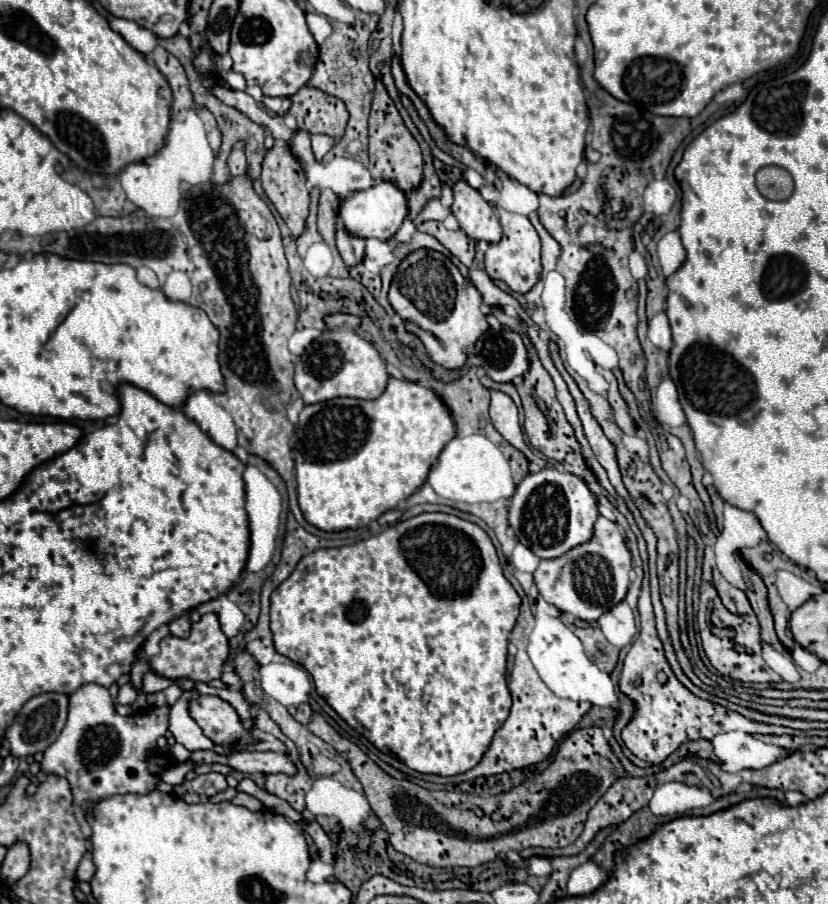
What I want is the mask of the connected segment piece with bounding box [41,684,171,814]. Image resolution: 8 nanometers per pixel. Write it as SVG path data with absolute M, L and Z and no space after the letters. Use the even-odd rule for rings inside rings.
M85 684L75 694L69 696L67 724L59 734L59 738L45 750L41 770L45 774L63 776L71 786L75 804L85 814L101 798L109 798L115 794L129 794L129 792L147 794L157 788L163 770L171 766L171 760L165 754L153 754L153 750L157 750L157 738L161 738L167 732L167 726L169 726L169 706L149 708L149 712L137 712L135 716L119 716L115 712L107 688L97 684Z

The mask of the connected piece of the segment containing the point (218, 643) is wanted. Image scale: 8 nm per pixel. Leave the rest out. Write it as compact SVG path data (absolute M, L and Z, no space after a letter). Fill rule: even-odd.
M203 614L199 622L193 624L193 630L187 638L175 638L167 636L159 642L161 652L157 656L149 658L149 666L157 676L163 676L167 680L179 680L189 678L193 682L211 682L215 678L221 678L223 666L229 658L229 640L223 636L223 630L219 626L219 618L211 614Z

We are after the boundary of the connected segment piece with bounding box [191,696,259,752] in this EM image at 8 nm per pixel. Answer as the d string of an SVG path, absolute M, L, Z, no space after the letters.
M199 696L191 700L191 716L207 738L219 746L229 746L231 752L249 750L259 742L251 730L243 726L235 708L219 696Z

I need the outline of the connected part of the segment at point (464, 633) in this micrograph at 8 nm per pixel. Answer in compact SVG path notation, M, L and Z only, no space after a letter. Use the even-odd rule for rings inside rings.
M421 514L403 522L397 522L383 530L377 536L361 540L351 546L343 548L325 548L315 550L313 554L305 556L295 572L275 588L271 594L271 632L275 650L293 662L301 664L315 682L317 694L327 700L327 704L357 732L361 732L371 744L379 750L389 748L399 760L403 760L409 768L425 774L439 774L439 776L453 776L471 770L485 750L491 744L493 734L509 716L511 708L511 694L505 680L505 662L507 662L507 642L509 632L515 626L519 616L521 598L509 580L503 576L495 546L487 532L473 522L457 518L453 514Z

